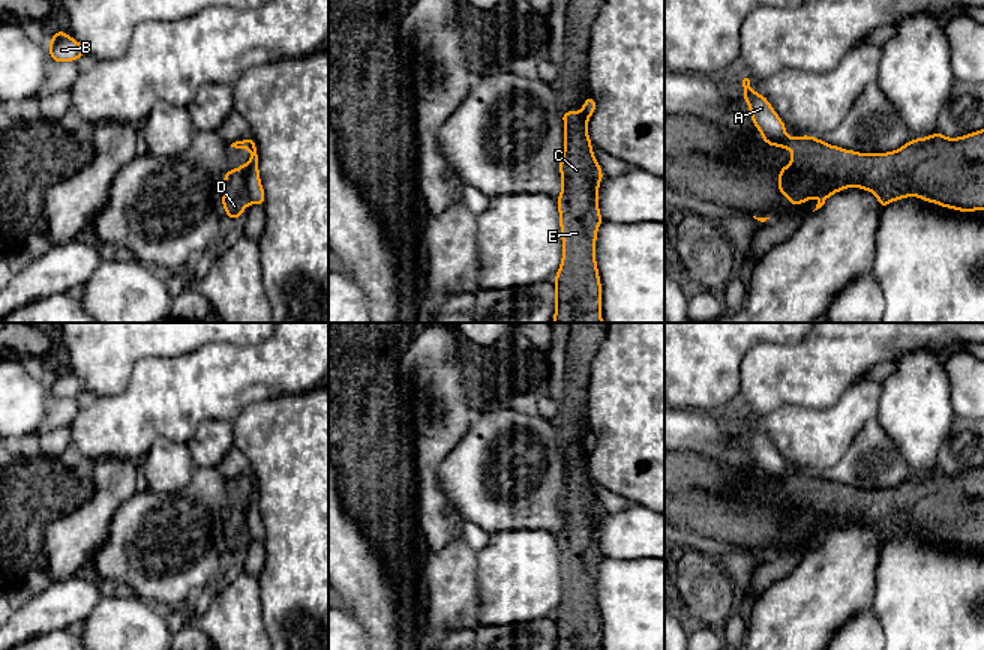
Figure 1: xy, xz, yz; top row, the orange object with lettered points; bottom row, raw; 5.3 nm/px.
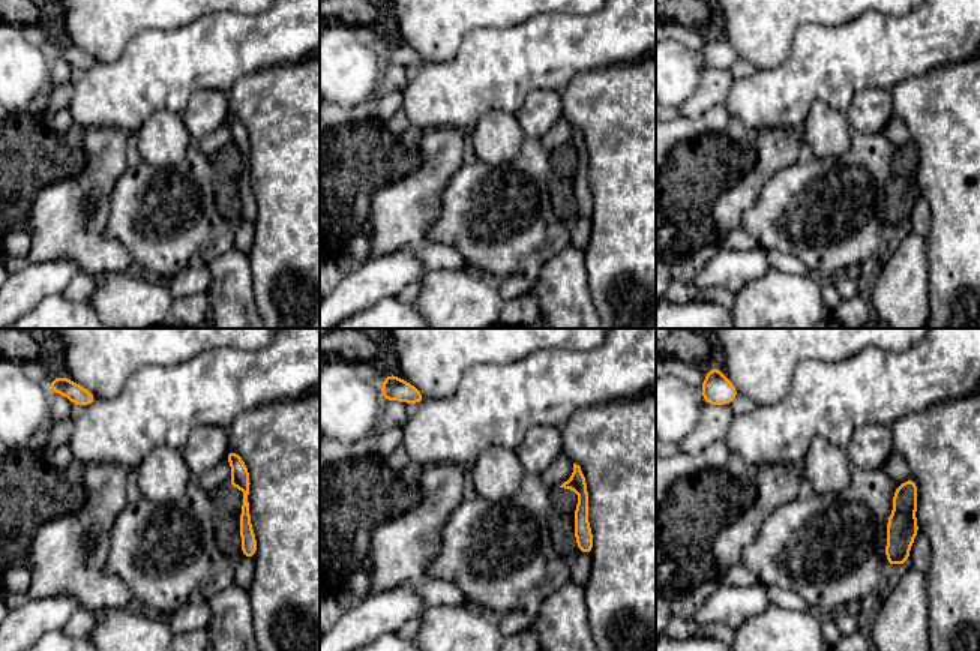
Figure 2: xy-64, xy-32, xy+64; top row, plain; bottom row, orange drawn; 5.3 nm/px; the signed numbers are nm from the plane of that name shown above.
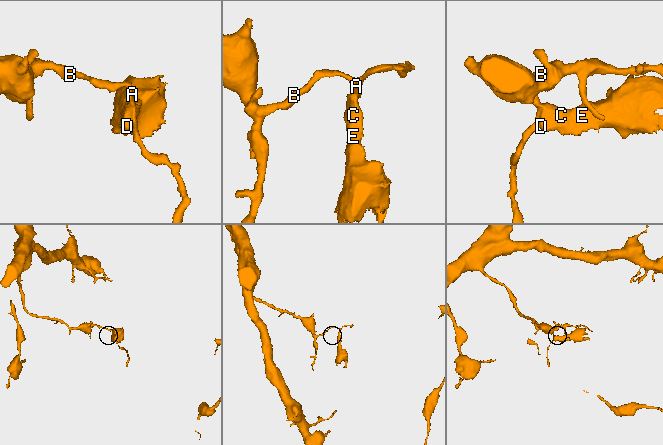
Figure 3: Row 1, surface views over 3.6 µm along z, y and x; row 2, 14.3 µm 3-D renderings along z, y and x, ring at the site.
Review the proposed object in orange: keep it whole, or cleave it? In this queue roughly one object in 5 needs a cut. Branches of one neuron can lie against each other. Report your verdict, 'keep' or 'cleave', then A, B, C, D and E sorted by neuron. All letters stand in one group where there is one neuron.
cleave | A B / C D E

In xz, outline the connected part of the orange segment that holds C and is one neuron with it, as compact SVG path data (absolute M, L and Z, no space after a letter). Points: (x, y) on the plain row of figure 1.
M561 447L564 486L560 497L561 530L556 534L562 596L554 614L554 650L600 650L602 618L596 576L604 557L598 546L598 522L604 513L592 489L584 447Z

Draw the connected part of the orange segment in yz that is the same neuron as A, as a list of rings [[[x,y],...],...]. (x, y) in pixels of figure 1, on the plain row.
[[[742,416],[742,434],[750,444],[750,455],[768,482],[780,483],[786,479],[788,470],[784,458],[771,443],[770,437],[750,425],[750,416]]]

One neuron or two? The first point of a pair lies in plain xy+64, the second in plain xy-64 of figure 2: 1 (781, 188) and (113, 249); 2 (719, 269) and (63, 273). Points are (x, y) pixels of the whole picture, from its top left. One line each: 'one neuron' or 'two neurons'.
1: two neurons
2: one neuron

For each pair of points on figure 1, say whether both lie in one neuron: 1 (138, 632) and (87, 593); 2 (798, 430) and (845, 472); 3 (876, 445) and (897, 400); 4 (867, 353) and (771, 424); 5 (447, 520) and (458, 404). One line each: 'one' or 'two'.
1: two
2: two
3: two
4: two
5: one

